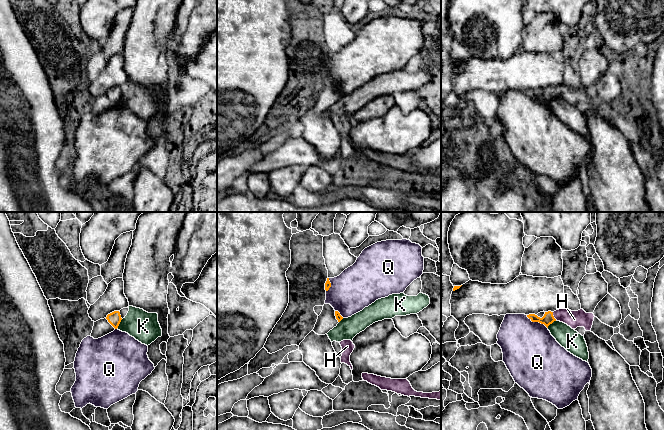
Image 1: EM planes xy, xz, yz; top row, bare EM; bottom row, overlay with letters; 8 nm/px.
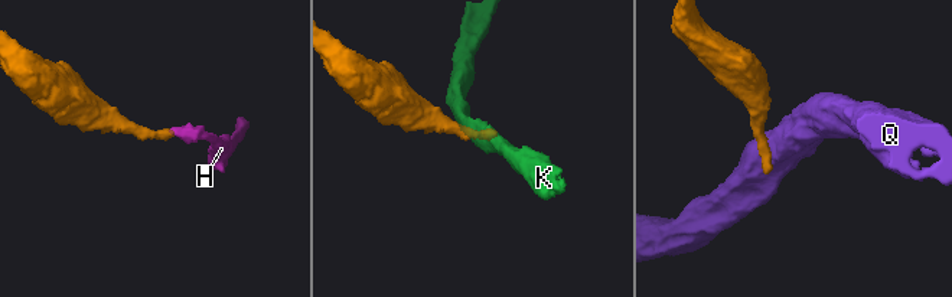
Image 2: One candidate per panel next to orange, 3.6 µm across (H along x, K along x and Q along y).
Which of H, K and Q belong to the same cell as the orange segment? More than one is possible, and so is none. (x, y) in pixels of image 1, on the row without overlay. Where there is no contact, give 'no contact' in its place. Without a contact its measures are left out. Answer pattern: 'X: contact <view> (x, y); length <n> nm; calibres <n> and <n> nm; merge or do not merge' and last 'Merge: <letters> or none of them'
H: contact yz (553, 92); length 70 nm; calibres 90 and 140 nm; merge
K: contact xy (119, 99); length 90 nm; calibres 110 and 240 nm; do not merge
Q: contact yz (537, 97); length 200 nm; calibres 90 and 440 nm; do not merge
Merge: H

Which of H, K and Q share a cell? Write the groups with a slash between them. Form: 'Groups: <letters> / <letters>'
Groups: H / K Q

